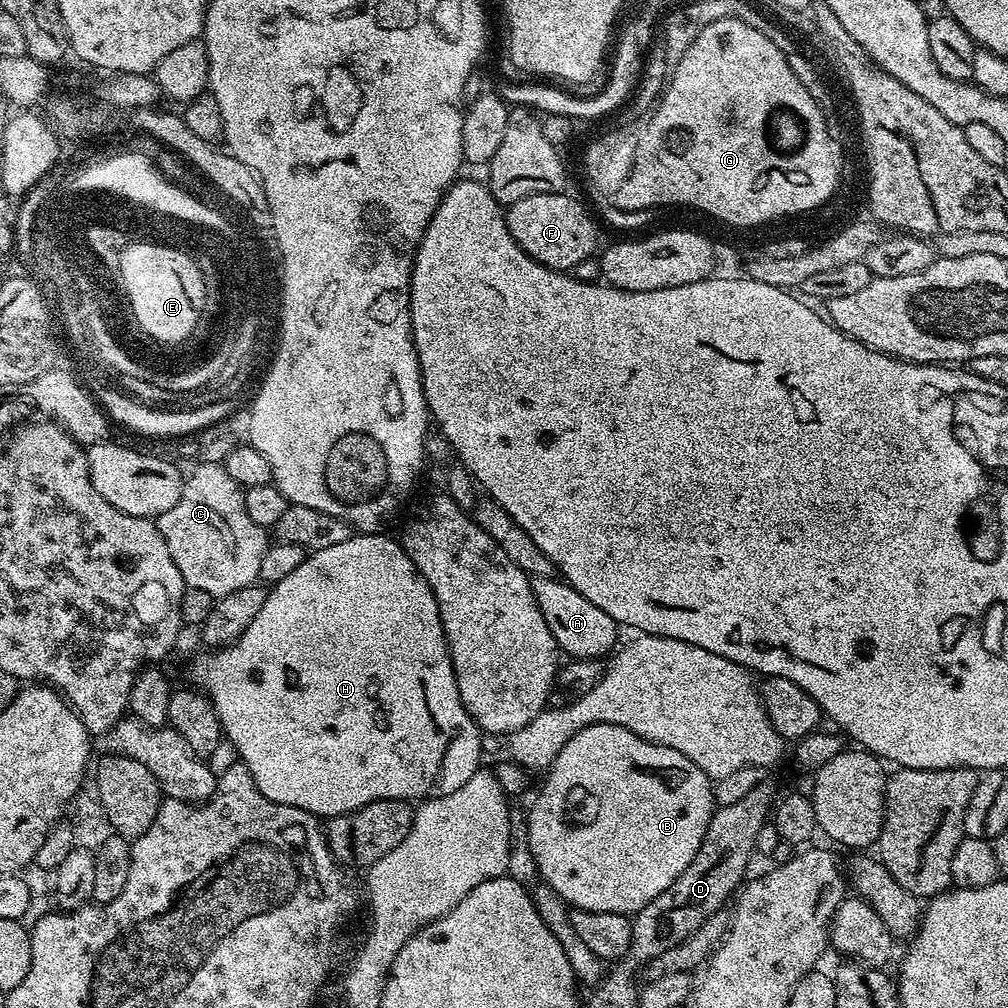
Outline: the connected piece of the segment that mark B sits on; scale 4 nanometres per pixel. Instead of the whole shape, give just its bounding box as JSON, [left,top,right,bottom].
[528,724,714,914]

